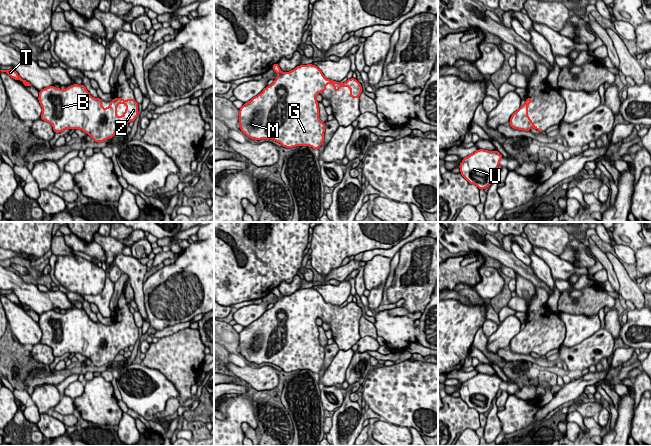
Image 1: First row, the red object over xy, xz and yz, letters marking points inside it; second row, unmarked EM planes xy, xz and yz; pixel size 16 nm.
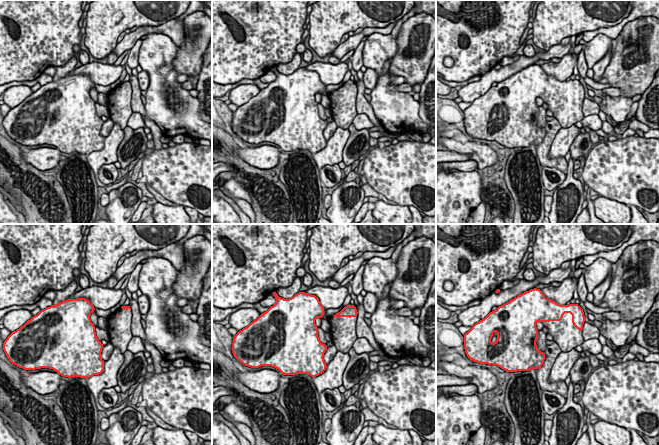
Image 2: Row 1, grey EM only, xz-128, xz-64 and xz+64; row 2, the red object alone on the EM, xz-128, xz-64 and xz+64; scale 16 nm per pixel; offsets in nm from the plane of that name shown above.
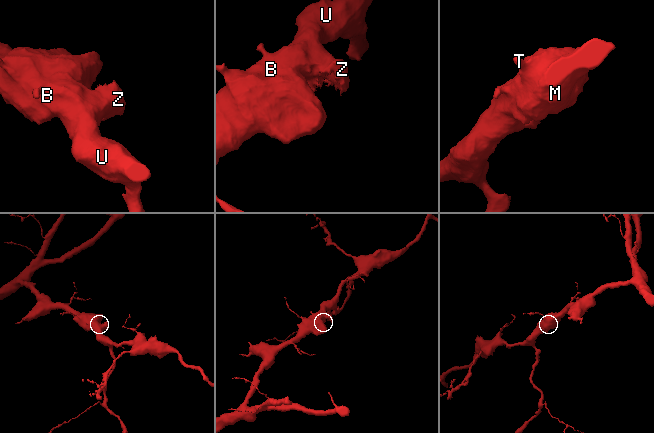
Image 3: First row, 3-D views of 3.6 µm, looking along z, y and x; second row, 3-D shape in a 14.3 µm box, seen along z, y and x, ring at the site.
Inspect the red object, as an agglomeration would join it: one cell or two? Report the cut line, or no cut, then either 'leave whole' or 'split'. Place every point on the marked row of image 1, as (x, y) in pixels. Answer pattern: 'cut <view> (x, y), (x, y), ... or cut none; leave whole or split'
cut none; leave whole

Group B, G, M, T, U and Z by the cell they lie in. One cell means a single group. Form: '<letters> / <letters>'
B G M T U Z

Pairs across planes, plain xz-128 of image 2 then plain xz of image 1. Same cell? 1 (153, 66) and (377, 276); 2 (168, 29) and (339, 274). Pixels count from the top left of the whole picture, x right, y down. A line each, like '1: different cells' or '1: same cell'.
1: same cell
2: same cell

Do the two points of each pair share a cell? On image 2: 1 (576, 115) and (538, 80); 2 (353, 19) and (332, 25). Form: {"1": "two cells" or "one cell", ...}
{"1": "one cell", "2": "one cell"}

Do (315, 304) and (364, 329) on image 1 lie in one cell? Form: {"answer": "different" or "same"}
{"answer": "different"}

